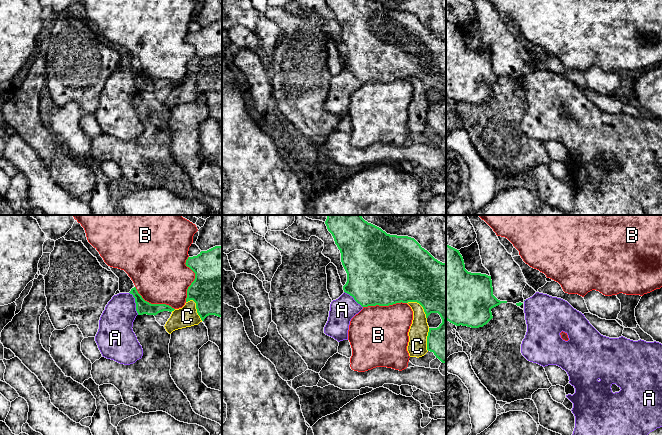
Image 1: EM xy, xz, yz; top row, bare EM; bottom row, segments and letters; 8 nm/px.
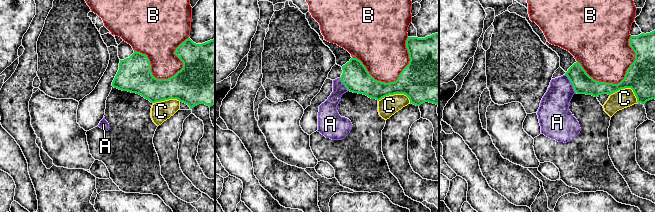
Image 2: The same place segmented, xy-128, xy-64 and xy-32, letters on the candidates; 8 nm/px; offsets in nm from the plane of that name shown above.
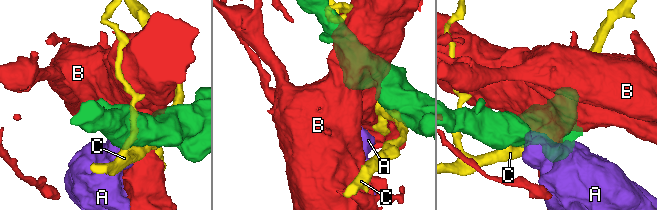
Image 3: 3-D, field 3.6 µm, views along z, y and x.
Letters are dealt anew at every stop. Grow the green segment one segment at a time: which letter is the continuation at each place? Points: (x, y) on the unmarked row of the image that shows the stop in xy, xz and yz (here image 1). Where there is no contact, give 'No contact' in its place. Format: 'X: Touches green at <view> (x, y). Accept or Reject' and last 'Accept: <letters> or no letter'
A: Touches green at xy (135, 78). Reject
B: Touches green at xy (194, 55). Reject
C: Touches green at xy (196, 83). Reject
Accept: no letter

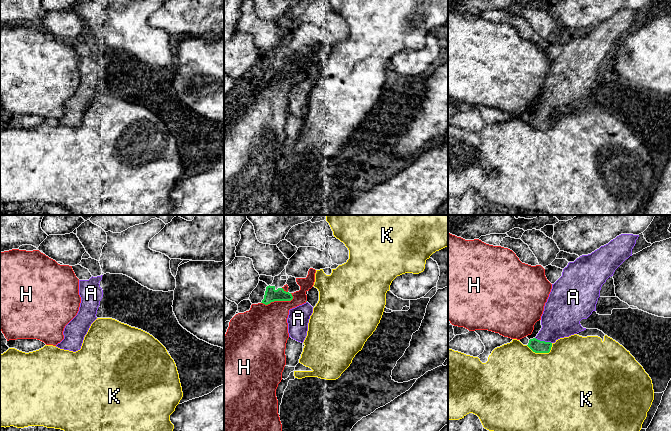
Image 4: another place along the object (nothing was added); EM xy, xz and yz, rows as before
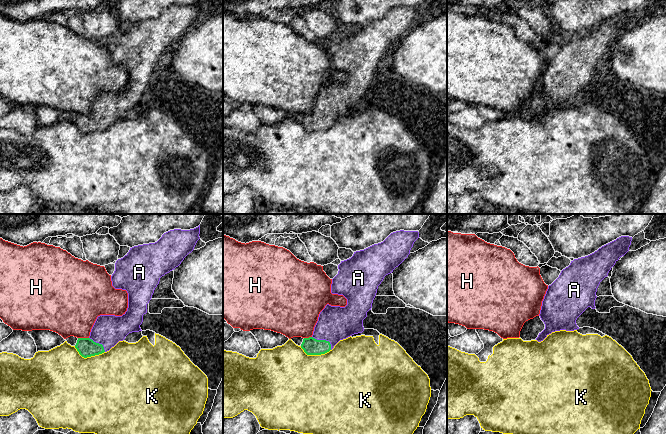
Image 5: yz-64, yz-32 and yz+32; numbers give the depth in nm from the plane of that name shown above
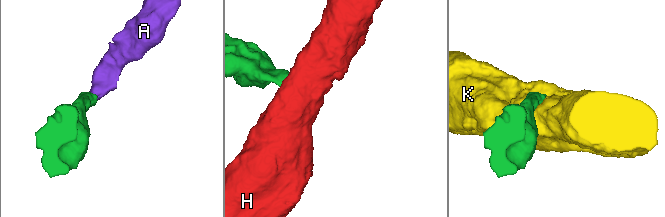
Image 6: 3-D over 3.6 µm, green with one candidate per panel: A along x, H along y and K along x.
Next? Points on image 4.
A: Touches green at yz (543, 117). Accept
H: Touches green at xz (277, 76). Reject
K: Touches green at yz (541, 128). Reject
Accept: A

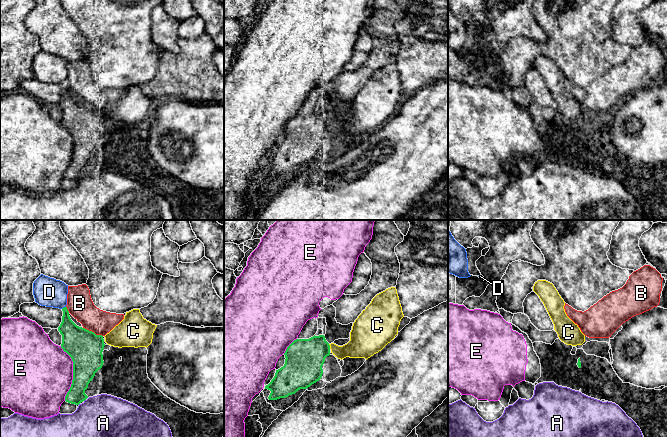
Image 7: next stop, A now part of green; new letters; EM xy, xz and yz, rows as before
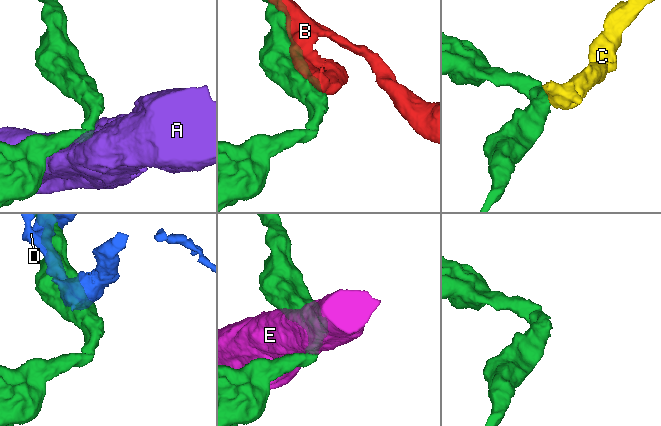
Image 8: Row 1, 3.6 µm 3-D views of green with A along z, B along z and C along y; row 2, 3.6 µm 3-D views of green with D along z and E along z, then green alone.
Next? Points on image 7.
A: No contact. Reject
B: Touches green at xy (93, 108). Reject
C: Touches green at xz (329, 122). Reject
D: Touches green at xy (64, 83). Reject
E: Touches green at xy (73, 149). Reject
Accept: no letter

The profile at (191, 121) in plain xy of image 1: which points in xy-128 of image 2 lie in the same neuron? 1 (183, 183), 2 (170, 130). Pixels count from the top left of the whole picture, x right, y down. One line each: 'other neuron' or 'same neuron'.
1: same neuron
2: same neuron

